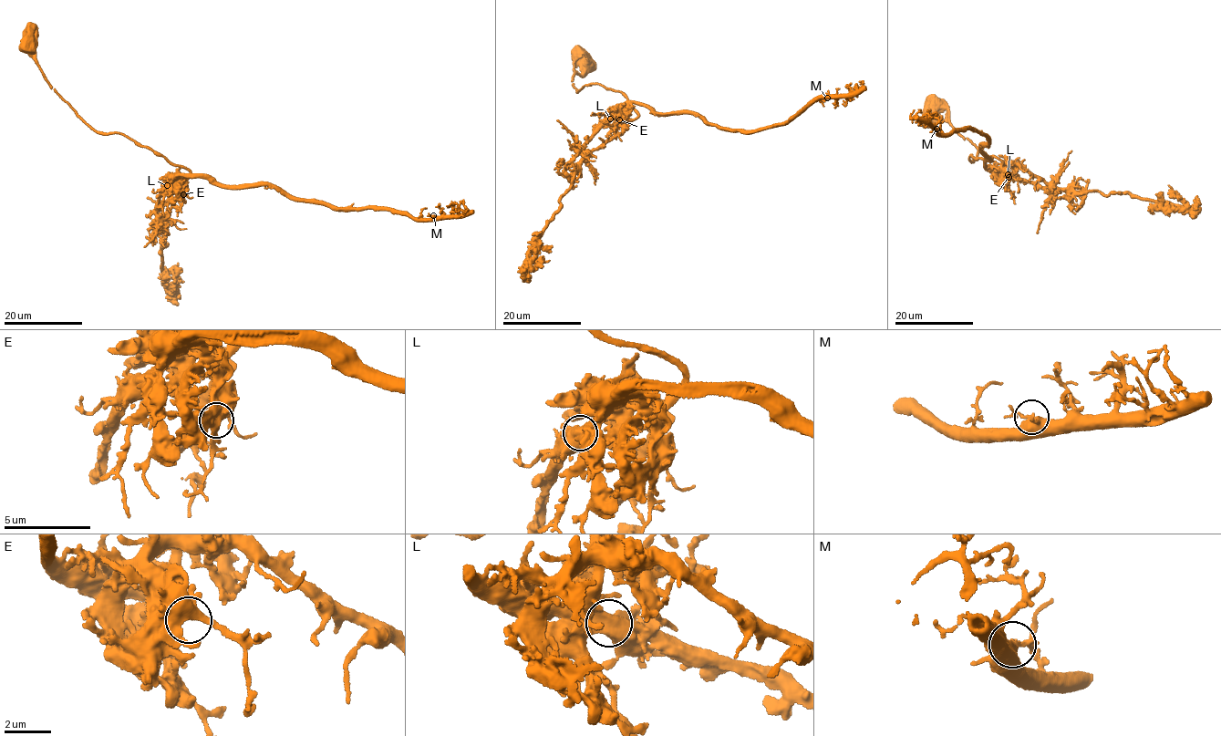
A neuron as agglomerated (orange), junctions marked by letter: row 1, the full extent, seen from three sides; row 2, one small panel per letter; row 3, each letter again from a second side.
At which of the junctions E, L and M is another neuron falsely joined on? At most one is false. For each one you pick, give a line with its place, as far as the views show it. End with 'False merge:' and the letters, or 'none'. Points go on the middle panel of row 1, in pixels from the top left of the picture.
L: (610, 119)
False merge: L

